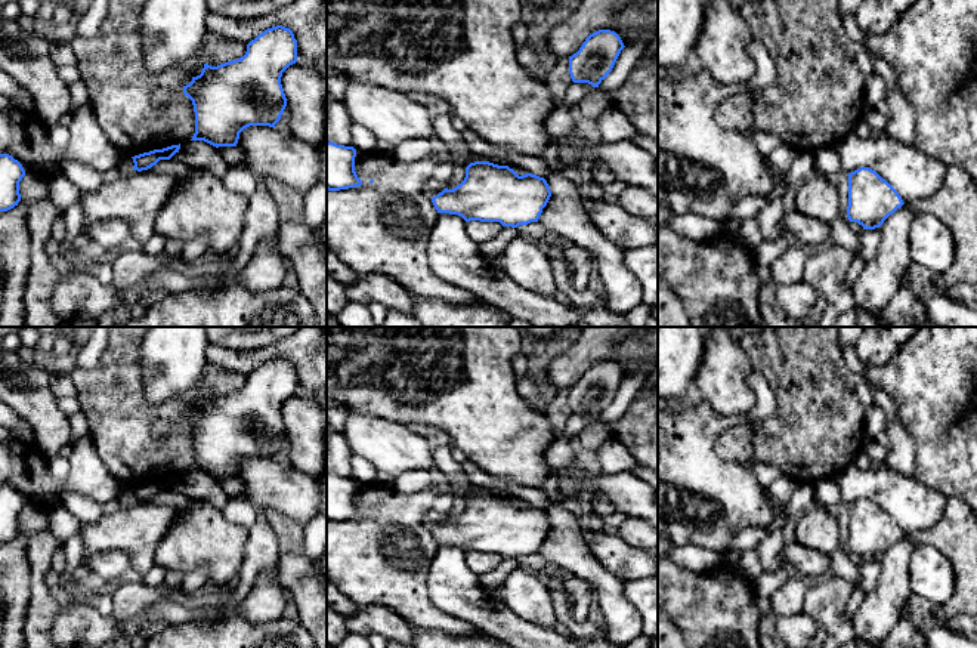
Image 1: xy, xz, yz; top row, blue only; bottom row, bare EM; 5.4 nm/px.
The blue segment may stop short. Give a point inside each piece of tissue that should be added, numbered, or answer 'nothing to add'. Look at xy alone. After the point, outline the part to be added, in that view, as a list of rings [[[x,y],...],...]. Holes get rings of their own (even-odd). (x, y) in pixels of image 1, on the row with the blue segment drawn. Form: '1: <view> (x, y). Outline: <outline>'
nothing to add

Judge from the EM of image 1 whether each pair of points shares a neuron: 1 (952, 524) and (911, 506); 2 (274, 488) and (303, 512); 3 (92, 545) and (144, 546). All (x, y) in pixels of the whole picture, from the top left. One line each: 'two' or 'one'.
1: two
2: one
3: one

